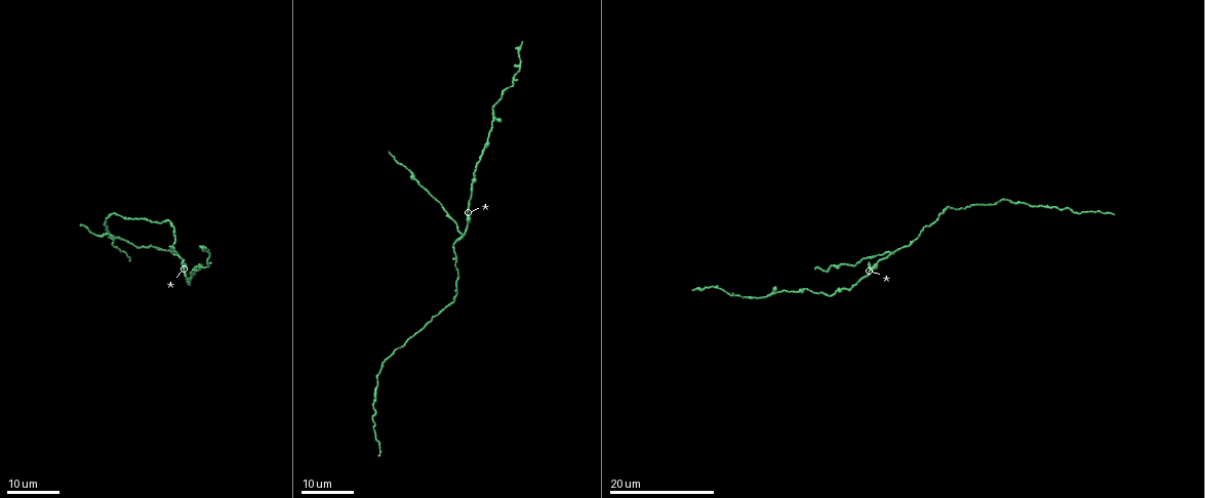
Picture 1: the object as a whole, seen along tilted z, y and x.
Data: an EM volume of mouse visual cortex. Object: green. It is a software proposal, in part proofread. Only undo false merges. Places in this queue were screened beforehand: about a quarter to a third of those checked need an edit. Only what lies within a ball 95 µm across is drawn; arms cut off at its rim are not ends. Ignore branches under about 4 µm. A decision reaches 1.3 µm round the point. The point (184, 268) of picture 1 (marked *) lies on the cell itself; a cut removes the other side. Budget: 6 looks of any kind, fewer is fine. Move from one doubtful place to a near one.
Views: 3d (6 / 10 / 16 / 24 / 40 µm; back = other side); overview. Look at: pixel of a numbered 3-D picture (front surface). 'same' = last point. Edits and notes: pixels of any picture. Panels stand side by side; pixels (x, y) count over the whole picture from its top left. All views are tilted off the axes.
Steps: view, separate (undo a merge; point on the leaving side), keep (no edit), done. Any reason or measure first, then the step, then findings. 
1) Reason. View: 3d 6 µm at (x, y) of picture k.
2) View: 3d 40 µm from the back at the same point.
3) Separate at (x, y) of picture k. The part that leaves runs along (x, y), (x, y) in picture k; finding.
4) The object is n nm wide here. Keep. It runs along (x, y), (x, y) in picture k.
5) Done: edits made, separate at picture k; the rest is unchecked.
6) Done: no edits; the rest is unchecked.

Side arm on a straight run. View: 3d 16 µm at (779, 293) of picture 1.

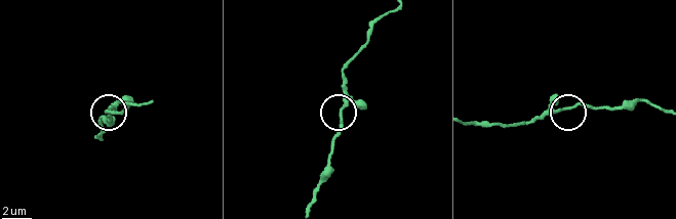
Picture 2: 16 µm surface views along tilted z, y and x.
Closer look. View: 3d 6 µm at (343, 108) of picture 2.

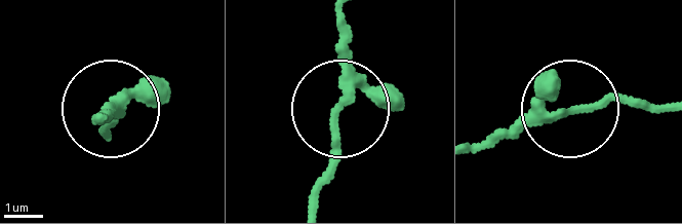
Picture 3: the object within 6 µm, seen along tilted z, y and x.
3 arms meet here. Keep. All the same cell.

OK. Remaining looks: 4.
Sudden change in width. View: 3d 16 µm at (913, 241) of picture 1.

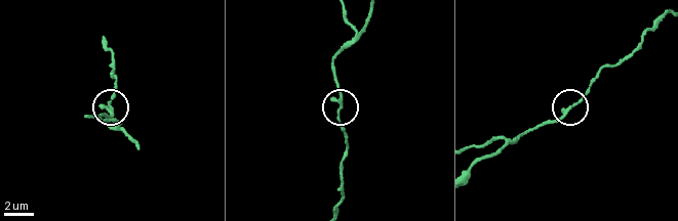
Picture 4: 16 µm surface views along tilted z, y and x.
View: 3d 10 µm at (572, 105) of picture 4.

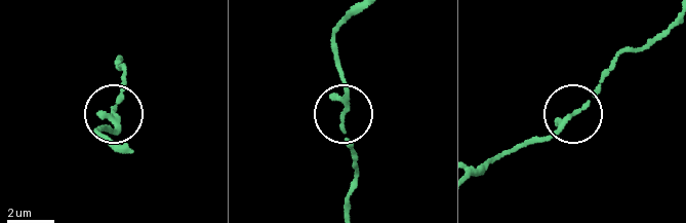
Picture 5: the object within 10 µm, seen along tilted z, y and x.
The object is 140 nm wide here. Keep. It runs along (478, 166), (506, 150), (551, 137), (613, 70) in picture 5; one cell here.

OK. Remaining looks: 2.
Calibre changes. View: 3d 16 µm at (112, 212) of picture 1.

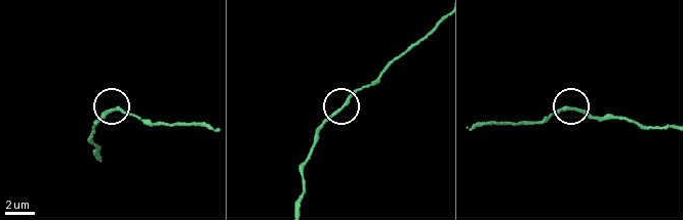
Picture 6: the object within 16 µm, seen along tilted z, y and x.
Zoom in. View: 3d 6 µm at (571, 107) of picture 6.

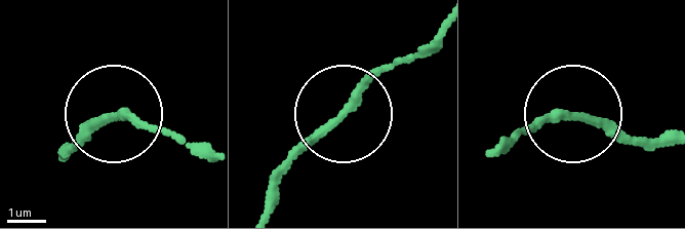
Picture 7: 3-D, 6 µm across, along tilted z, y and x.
Separate at (74, 148) of picture 7. The part that leaves runs along (334, 125), (287, 170), (272, 210) in picture 7; two cells meet here.

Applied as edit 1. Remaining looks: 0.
Done: edits made, separate at picture 7; the rest is unchecked.

